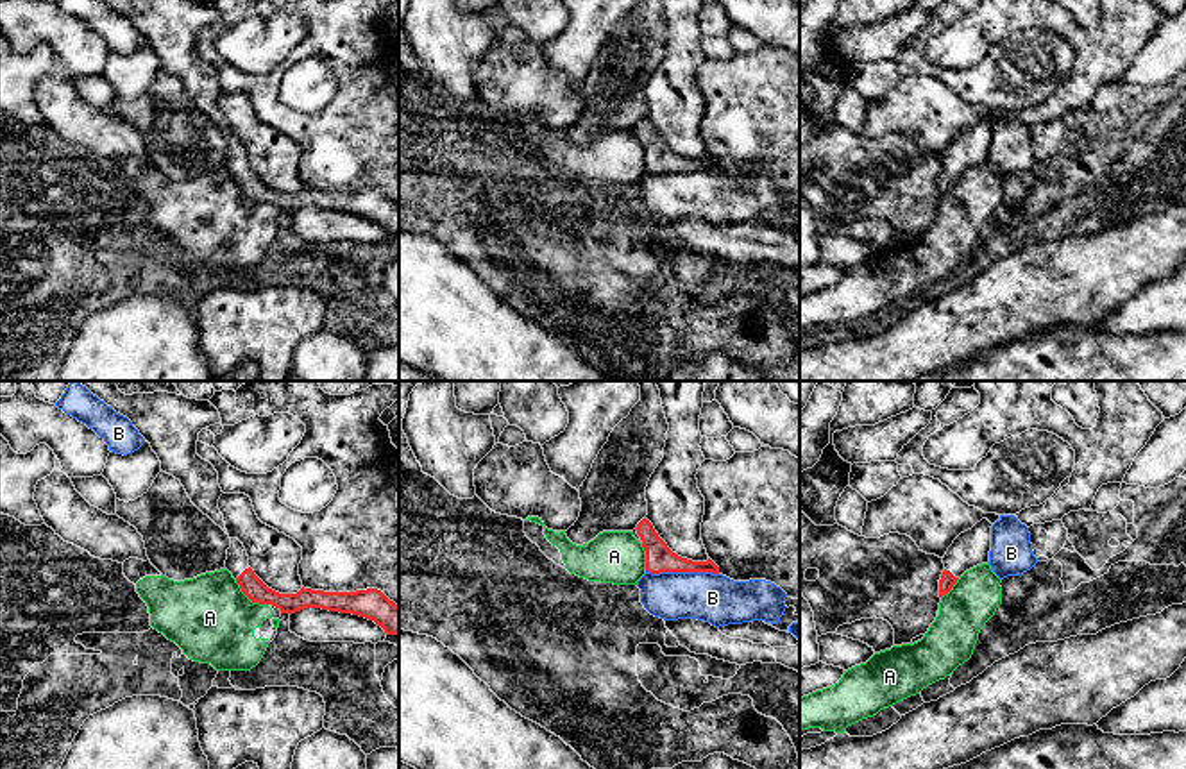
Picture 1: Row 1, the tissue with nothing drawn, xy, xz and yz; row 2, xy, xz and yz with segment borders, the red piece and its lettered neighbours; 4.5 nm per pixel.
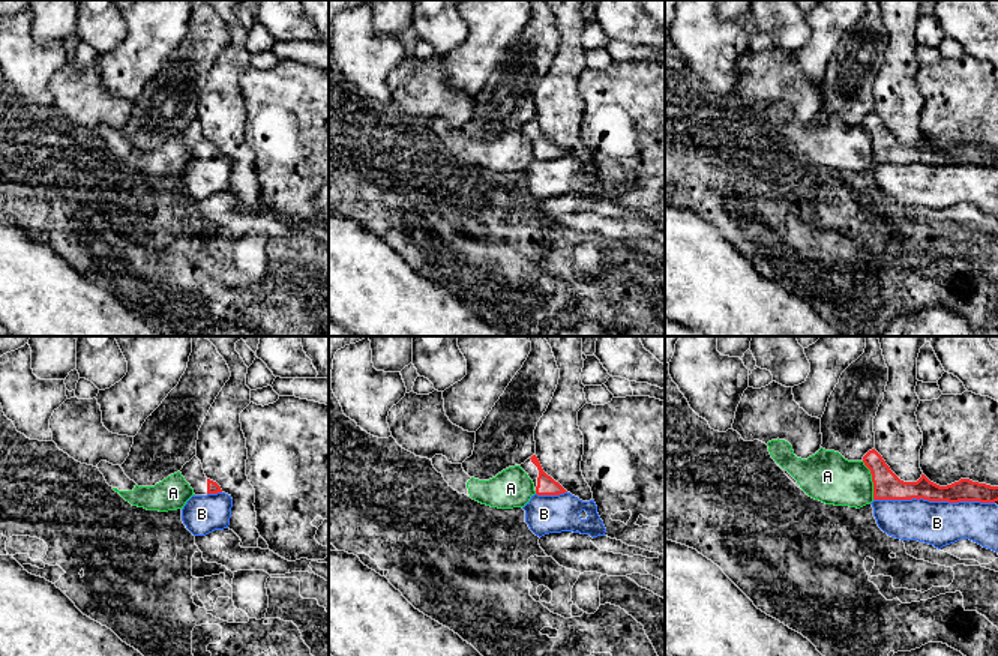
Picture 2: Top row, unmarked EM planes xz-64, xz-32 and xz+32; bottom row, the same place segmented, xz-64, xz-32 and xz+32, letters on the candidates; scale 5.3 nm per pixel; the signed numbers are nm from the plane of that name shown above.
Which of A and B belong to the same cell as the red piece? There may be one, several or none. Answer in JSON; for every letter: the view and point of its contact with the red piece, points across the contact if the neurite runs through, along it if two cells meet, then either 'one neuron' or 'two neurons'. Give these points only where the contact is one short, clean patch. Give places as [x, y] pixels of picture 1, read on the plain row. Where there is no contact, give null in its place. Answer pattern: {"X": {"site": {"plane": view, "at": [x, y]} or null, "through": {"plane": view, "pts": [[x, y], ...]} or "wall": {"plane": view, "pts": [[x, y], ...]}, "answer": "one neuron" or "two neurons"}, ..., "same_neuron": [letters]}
{"A": {"site": {"plane": "xy", "at": [249, 197]}, "wall": {"plane": "xy", "pts": [[235, 179], [253, 201], [267, 204]]}, "answer": "two neurons"}, "B": {"site": {"plane": "xz", "at": [682, 170]}, "answer": "two neurons"}, "same_neuron": []}

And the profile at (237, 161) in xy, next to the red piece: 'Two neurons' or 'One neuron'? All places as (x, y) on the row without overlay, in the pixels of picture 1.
One neuron

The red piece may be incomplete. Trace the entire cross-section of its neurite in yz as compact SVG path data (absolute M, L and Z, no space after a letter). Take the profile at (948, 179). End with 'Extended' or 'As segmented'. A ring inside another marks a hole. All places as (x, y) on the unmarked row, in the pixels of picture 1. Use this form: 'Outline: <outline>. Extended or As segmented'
Outline: M982 118L948 147L943 157L945 170L939 179L939 197L948 193L966 170L989 161L991 125L987 118Z. Extended

